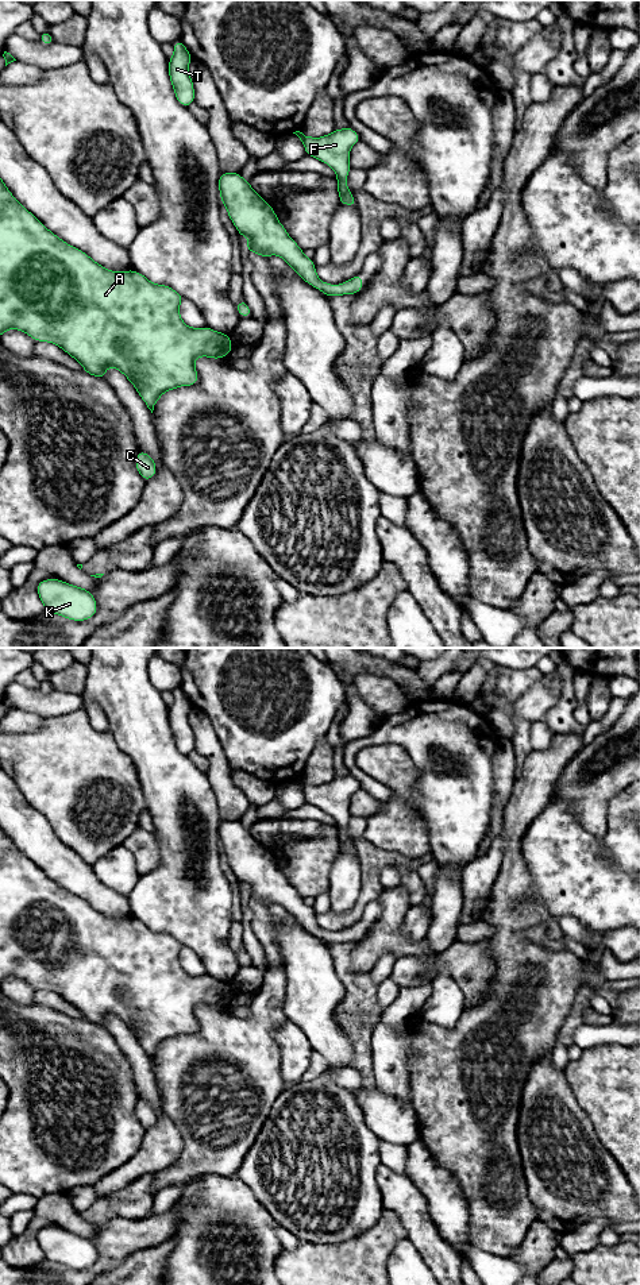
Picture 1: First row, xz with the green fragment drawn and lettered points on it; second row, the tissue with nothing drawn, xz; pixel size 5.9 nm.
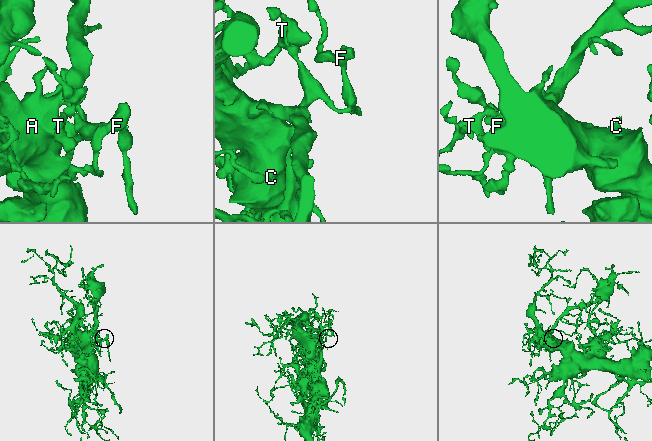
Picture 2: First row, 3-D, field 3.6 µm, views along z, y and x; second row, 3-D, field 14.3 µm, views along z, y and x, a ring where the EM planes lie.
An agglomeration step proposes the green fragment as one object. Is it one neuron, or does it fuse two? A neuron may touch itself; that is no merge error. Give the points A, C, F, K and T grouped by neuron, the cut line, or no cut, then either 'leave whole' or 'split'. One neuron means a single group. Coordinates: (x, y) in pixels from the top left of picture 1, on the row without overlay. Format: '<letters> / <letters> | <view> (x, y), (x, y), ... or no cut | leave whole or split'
A C F K T | no cut | leave whole

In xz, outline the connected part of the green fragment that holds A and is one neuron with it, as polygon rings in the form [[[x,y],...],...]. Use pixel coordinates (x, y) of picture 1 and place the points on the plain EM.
[[[0,826],[0,984],[7,977],[19,977],[35,989],[53,991],[80,1010],[85,1020],[101,1027],[108,1015],[117,1016],[153,1061],[163,1041],[197,1031],[194,1008],[198,1004],[221,1007],[232,999],[230,983],[208,975],[190,976],[182,969],[178,960],[182,948],[167,933],[153,931],[132,917],[109,919],[68,892],[27,858]]]

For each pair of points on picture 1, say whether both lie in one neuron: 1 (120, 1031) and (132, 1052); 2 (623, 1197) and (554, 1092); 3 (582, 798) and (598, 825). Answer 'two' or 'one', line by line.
1: one
2: one
3: one

